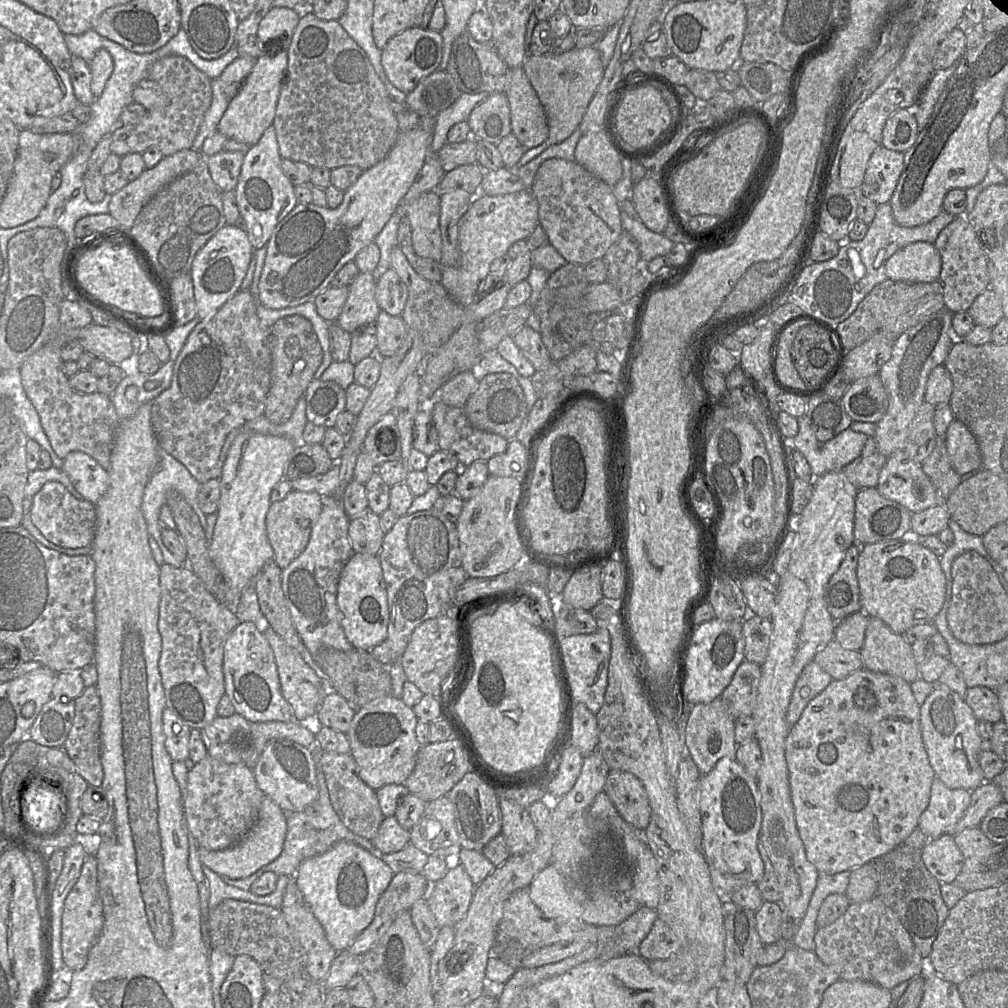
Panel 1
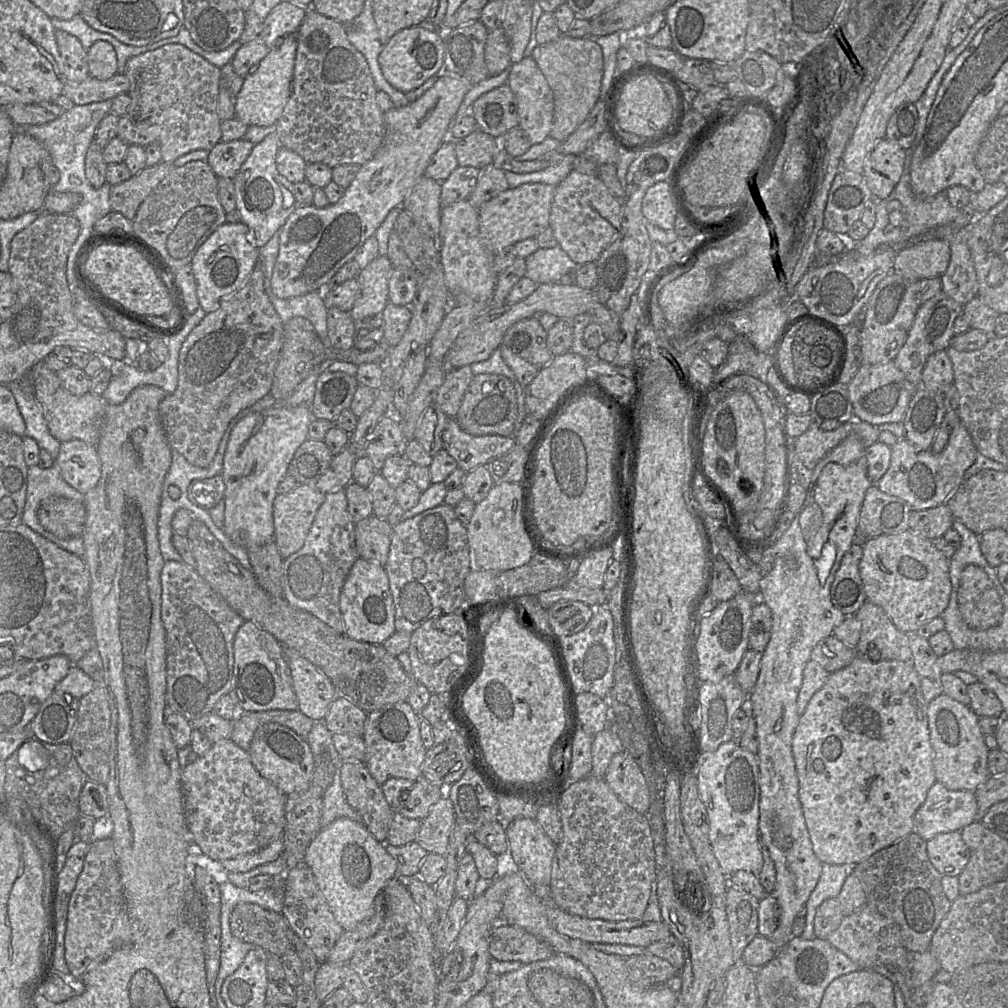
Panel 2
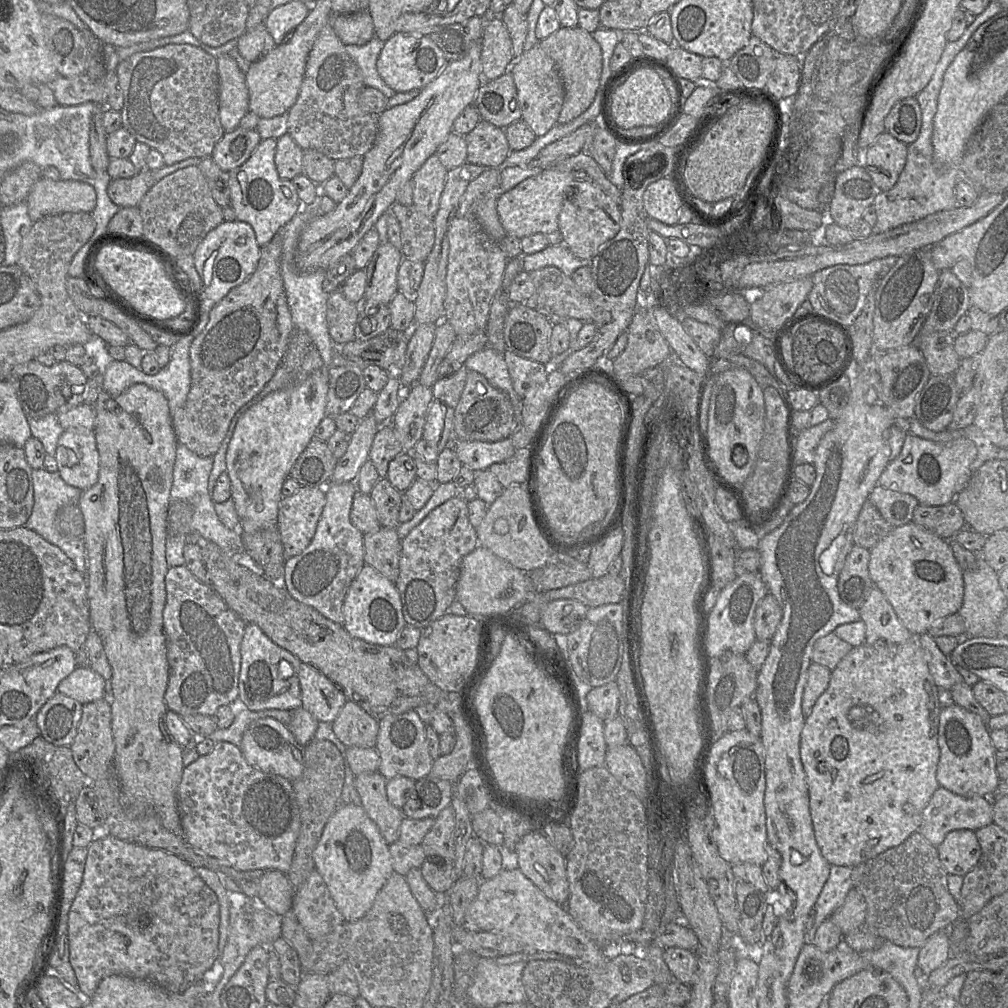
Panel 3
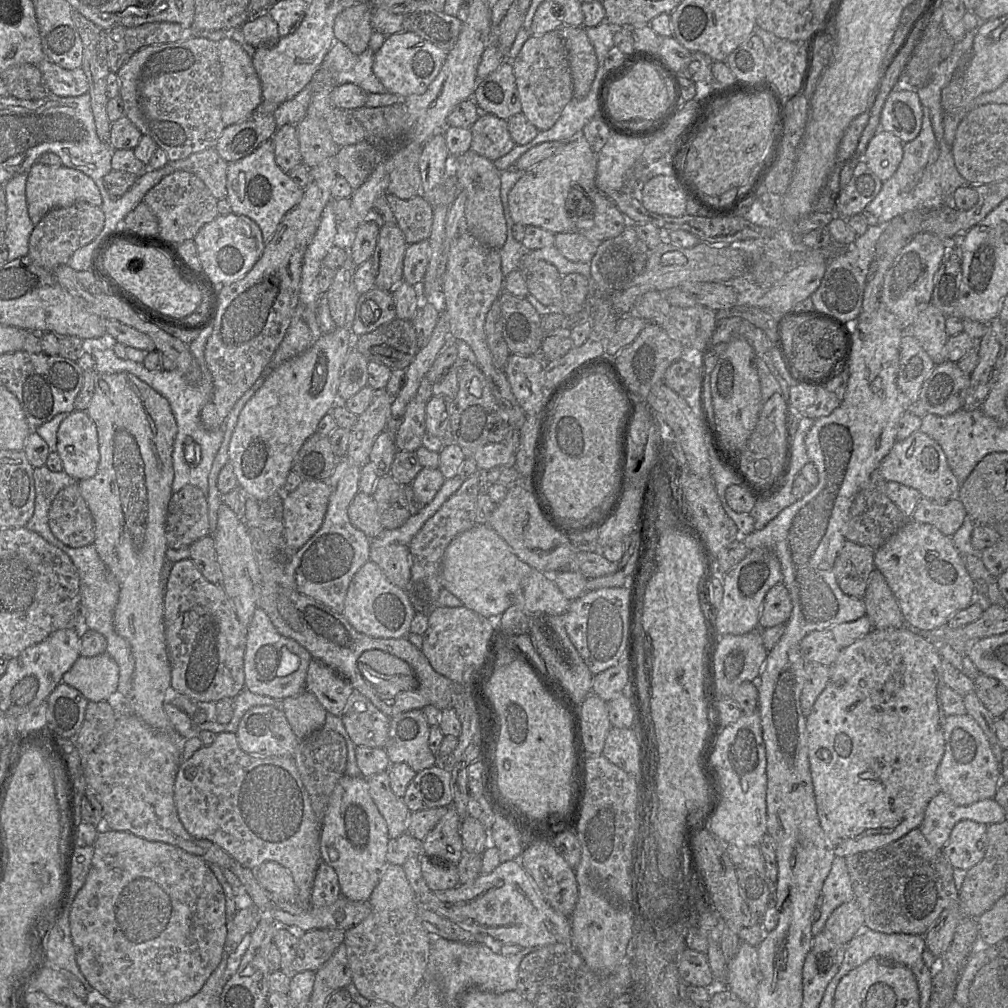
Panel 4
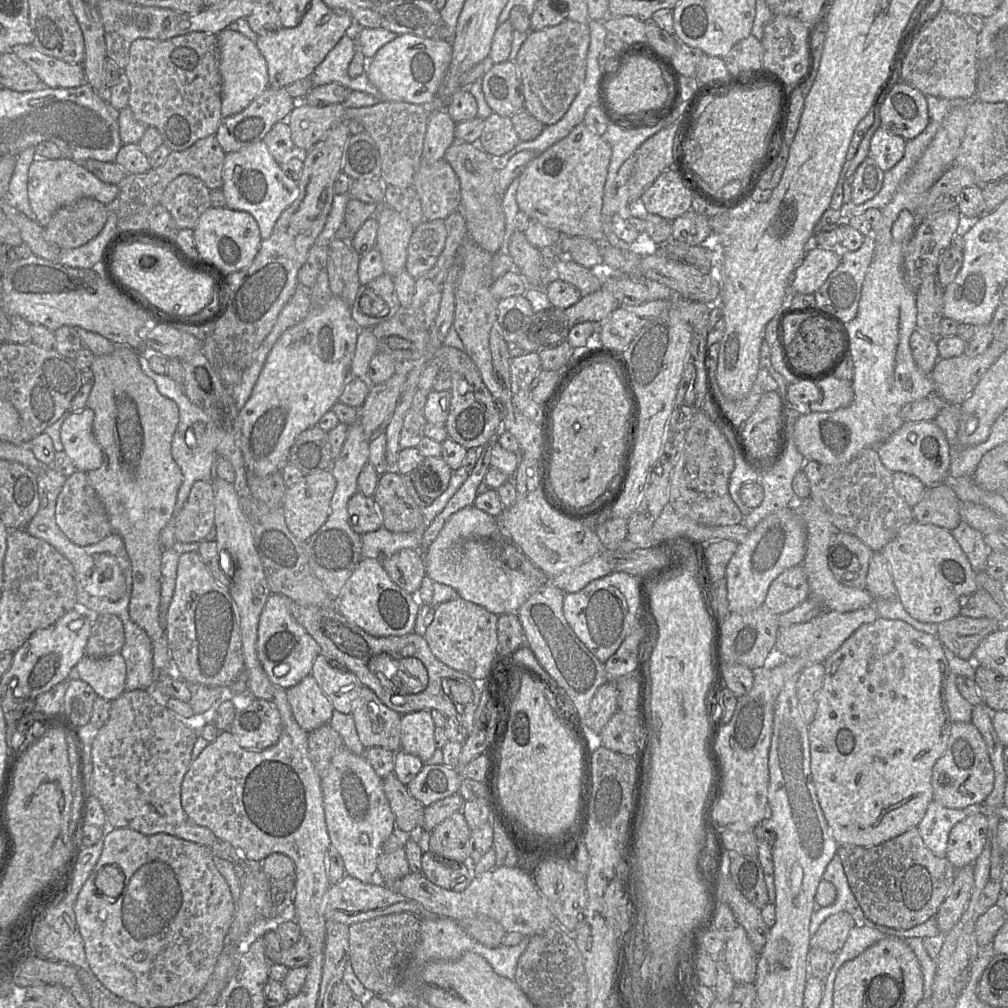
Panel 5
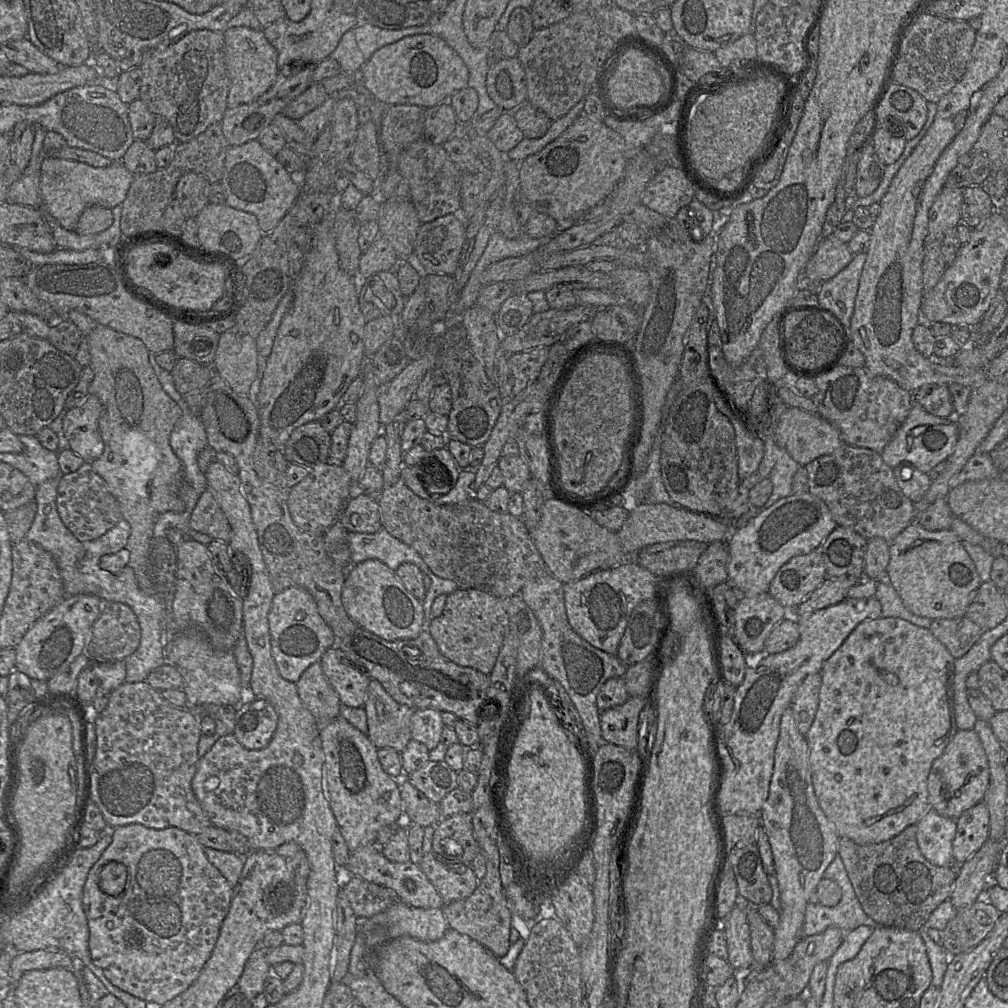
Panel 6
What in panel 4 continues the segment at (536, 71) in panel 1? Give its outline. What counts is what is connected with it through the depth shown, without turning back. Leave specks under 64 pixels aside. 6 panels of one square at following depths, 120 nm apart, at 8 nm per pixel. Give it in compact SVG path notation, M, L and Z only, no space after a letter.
M567 26L559 29L566 42L573 81L573 97L583 99L591 89L598 69L598 59L584 26Z

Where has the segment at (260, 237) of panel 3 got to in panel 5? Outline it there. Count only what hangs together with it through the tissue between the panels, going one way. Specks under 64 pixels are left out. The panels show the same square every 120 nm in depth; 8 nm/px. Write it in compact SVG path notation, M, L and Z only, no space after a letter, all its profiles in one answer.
M263 140L237 152L227 153L222 168L222 180L221 189L226 207L252 215L258 224L262 240L270 237L282 212L299 195L297 182L285 175Z

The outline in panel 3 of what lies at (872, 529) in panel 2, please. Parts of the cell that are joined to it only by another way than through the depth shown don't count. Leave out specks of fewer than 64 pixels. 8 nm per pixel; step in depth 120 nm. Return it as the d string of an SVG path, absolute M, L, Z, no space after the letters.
M879 484L873 489L868 500L893 527L912 522L914 510L919 505L912 495L893 491Z

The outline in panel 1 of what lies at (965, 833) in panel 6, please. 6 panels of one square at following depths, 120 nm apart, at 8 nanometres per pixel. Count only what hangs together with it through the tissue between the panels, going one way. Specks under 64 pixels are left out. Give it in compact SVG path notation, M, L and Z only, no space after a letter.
M951 833L929 839L921 852L927 870L940 883L953 883L961 873L964 857Z

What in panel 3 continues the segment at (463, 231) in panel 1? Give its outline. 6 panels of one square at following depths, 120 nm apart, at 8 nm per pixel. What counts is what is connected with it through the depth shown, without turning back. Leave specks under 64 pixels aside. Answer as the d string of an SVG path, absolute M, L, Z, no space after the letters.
M545 169L529 177L497 199L497 213L506 236L522 239L537 233L544 235L558 230L558 217L562 204L577 187L577 180L569 172Z

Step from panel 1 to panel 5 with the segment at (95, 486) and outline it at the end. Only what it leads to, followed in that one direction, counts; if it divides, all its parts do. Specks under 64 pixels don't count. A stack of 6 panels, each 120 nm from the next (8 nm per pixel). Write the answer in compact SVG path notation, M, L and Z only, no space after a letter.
M85 407L73 411L60 430L63 450L78 471L89 472L102 464L102 451L93 434L93 421L93 410Z

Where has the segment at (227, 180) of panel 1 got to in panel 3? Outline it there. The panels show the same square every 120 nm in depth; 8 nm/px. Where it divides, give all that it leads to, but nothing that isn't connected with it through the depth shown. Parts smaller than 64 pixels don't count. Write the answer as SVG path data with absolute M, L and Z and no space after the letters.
M238 127L224 133L215 144L211 157L223 171L230 172L248 160L261 140L256 129Z

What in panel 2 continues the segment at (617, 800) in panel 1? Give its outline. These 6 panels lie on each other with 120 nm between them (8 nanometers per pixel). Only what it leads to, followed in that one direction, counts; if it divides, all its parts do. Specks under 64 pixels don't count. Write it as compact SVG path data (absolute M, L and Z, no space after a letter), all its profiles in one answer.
M625 751L614 755L604 779L623 803L640 814L648 813L649 787L641 768L631 755Z

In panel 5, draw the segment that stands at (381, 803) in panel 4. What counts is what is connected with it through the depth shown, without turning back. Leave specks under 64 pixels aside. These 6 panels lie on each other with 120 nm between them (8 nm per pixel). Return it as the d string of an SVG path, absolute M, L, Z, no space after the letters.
M393 774L382 779L383 790L395 817L395 826L407 833L422 829L424 806Z

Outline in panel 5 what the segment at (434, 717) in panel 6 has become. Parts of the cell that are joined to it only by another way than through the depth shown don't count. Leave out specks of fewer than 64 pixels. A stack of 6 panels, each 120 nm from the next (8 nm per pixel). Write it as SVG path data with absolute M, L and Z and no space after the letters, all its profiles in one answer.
M429 710L401 715L400 749L419 757L425 764L436 750L435 724Z

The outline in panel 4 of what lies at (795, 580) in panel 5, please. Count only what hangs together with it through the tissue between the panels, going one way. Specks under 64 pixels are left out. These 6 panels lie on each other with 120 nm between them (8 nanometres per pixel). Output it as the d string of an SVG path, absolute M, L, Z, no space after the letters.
M783 583L773 586L765 595L760 610L759 628L786 624L792 612L789 592Z

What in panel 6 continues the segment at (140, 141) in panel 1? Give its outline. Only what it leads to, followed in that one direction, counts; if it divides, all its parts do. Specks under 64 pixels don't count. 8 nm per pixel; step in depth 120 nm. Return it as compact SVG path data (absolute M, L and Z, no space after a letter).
M195 30L167 47L147 50L140 64L142 81L139 99L156 116L163 116L172 126L176 143L185 143L204 132L210 125L221 123L227 109L229 76L225 64L223 33Z

